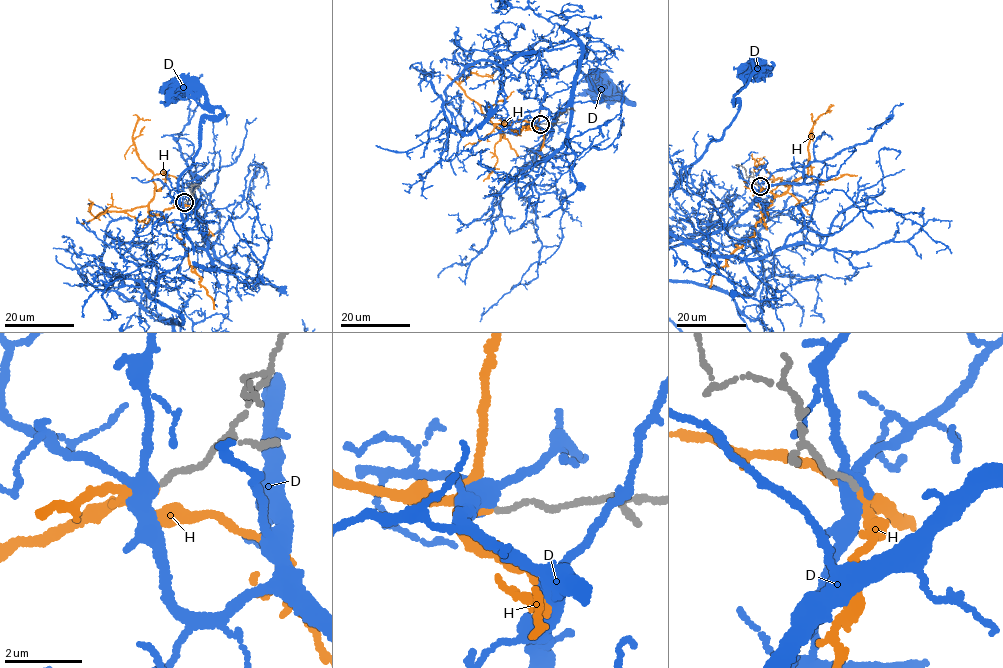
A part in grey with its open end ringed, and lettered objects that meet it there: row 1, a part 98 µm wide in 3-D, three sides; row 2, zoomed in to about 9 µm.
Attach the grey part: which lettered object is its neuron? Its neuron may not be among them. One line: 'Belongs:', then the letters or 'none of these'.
Belongs: H

